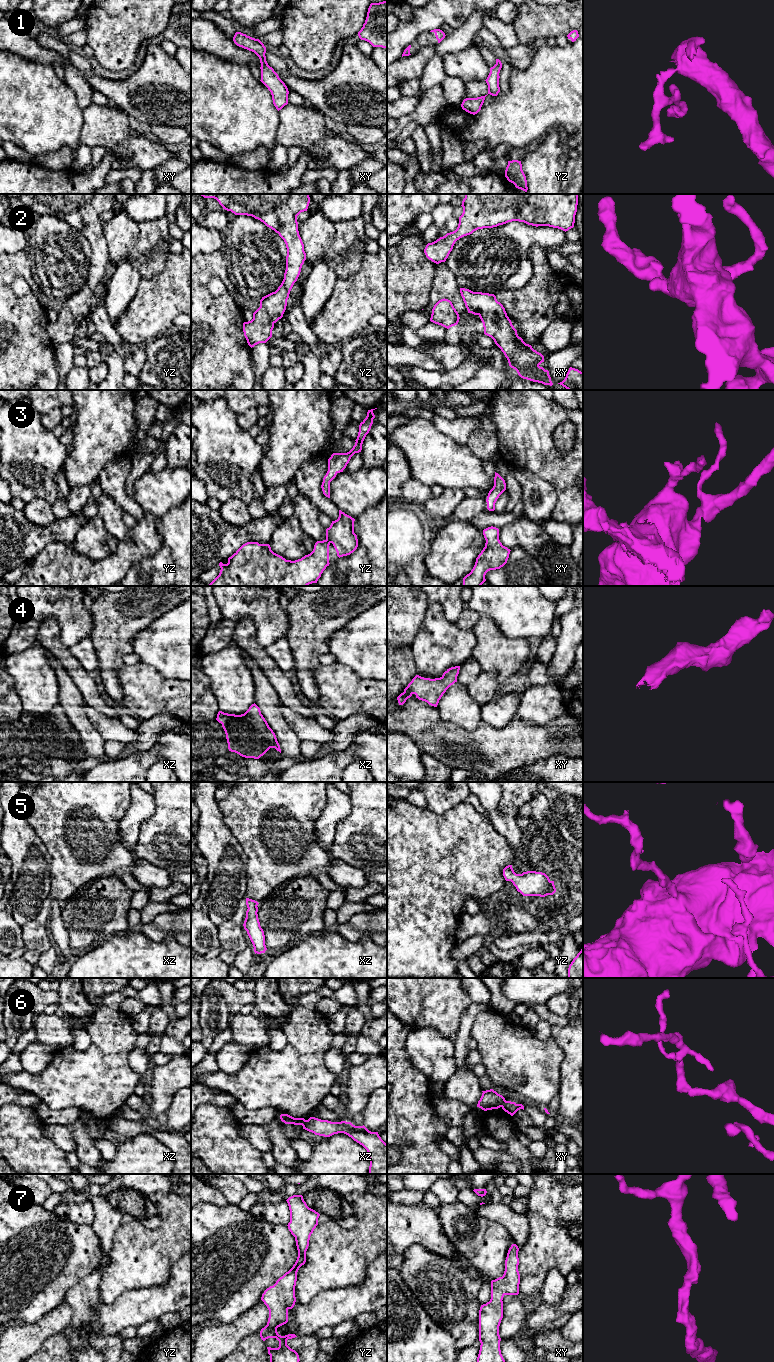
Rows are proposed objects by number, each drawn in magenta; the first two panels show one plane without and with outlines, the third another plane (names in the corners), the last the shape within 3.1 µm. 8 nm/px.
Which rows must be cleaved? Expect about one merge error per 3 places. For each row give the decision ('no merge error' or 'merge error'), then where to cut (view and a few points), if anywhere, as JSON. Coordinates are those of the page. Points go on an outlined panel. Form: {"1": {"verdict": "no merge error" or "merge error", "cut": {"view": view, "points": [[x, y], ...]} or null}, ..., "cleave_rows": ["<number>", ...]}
{"1": {"verdict": "no merge error", "cut": null}, "2": {"verdict": "no merge error", "cut": null}, "3": {"verdict": "no merge error", "cut": null}, "4": {"verdict": "no merge error", "cut": null}, "5": {"verdict": "no merge error", "cut": null}, "6": {"verdict": "merge error", "cut": {"view": "xy", "points": [[507, 1101], [501, 1106]]}}, "7": {"verdict": "no merge error", "cut": null}, "cleave_rows": ["6"]}

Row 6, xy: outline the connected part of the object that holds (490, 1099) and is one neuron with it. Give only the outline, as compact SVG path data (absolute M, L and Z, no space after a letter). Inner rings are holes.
M493 1089L482 1091L482 1096L478 1101L477 1107L484 1111L498 1109L502 1107L507 1101Z

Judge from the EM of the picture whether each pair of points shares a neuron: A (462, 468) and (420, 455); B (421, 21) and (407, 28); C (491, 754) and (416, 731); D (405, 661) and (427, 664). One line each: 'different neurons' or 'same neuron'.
A: same neuron
B: same neuron
C: same neuron
D: different neurons

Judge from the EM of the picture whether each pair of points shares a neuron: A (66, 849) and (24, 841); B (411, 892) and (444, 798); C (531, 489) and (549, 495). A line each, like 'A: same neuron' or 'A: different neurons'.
A: different neurons
B: different neurons
C: same neuron

